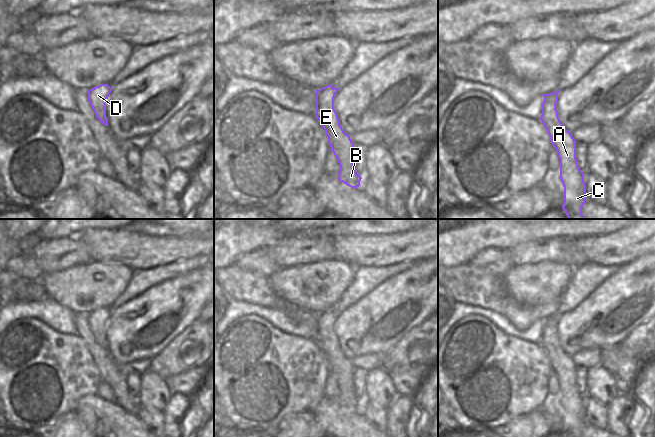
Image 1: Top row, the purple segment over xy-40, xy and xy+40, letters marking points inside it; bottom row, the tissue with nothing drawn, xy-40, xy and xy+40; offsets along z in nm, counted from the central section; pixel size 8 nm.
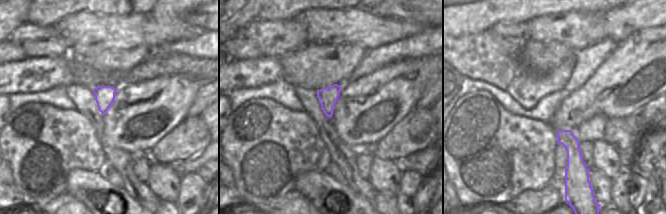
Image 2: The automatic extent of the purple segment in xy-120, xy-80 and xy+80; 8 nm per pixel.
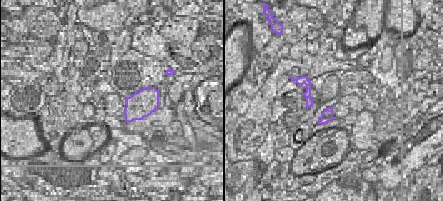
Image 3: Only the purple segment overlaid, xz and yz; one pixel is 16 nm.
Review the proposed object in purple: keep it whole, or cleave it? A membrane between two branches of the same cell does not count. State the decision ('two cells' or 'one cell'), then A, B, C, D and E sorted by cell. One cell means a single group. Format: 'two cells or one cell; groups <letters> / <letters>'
one cell; groups A B C D E

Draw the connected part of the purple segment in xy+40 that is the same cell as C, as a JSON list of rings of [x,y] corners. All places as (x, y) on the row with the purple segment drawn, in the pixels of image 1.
[[[560,91],[542,95],[544,101],[540,120],[548,131],[550,141],[560,159],[560,179],[564,187],[562,208],[568,219],[586,219],[582,215],[582,207],[587,199],[586,185],[584,173],[578,167],[576,159],[576,141],[562,125],[556,109]]]

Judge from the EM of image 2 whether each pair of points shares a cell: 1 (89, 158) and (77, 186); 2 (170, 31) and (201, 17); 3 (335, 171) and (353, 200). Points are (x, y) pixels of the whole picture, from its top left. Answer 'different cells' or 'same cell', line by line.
1: different cells
2: different cells
3: different cells

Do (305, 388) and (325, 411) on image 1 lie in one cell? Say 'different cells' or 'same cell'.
different cells

